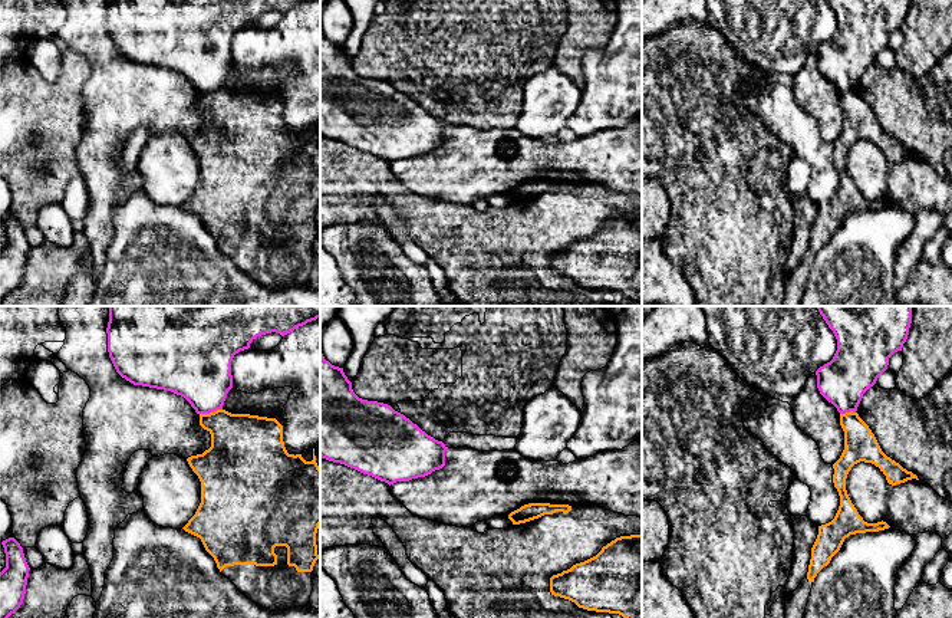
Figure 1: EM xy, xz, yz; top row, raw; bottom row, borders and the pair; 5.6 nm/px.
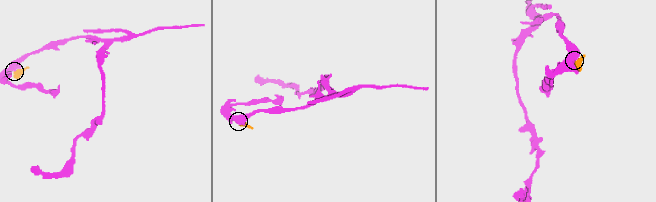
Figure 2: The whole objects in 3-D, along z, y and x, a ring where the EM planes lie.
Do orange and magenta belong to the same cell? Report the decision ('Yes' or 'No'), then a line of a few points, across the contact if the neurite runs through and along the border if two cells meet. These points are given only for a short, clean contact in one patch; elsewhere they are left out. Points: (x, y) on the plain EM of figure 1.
No. Line: xy (221, 86), (200, 92)

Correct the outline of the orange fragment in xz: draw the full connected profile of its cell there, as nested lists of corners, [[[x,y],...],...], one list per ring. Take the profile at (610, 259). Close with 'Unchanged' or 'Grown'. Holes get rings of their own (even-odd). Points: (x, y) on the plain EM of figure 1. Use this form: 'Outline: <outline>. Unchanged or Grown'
Outline: [[[642,213],[616,216],[596,234],[553,253],[550,270],[574,280],[579,286],[619,292],[629,300],[642,303]]]. Unchanged

